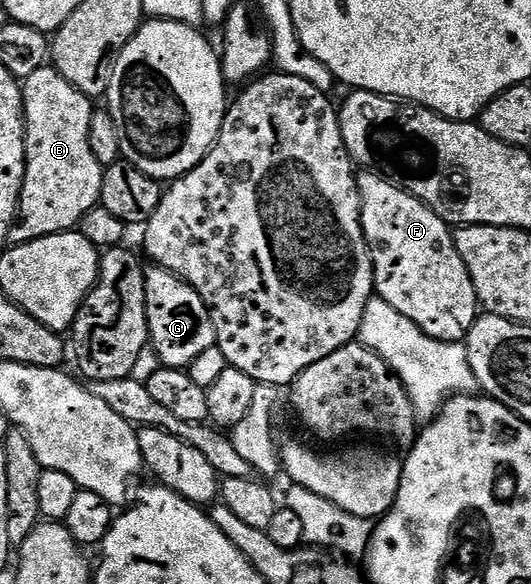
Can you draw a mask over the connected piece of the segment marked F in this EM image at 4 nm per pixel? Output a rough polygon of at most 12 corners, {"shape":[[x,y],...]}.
{"shape":[[377,172],[358,184],[375,296],[439,341],[477,324],[453,230]]}

